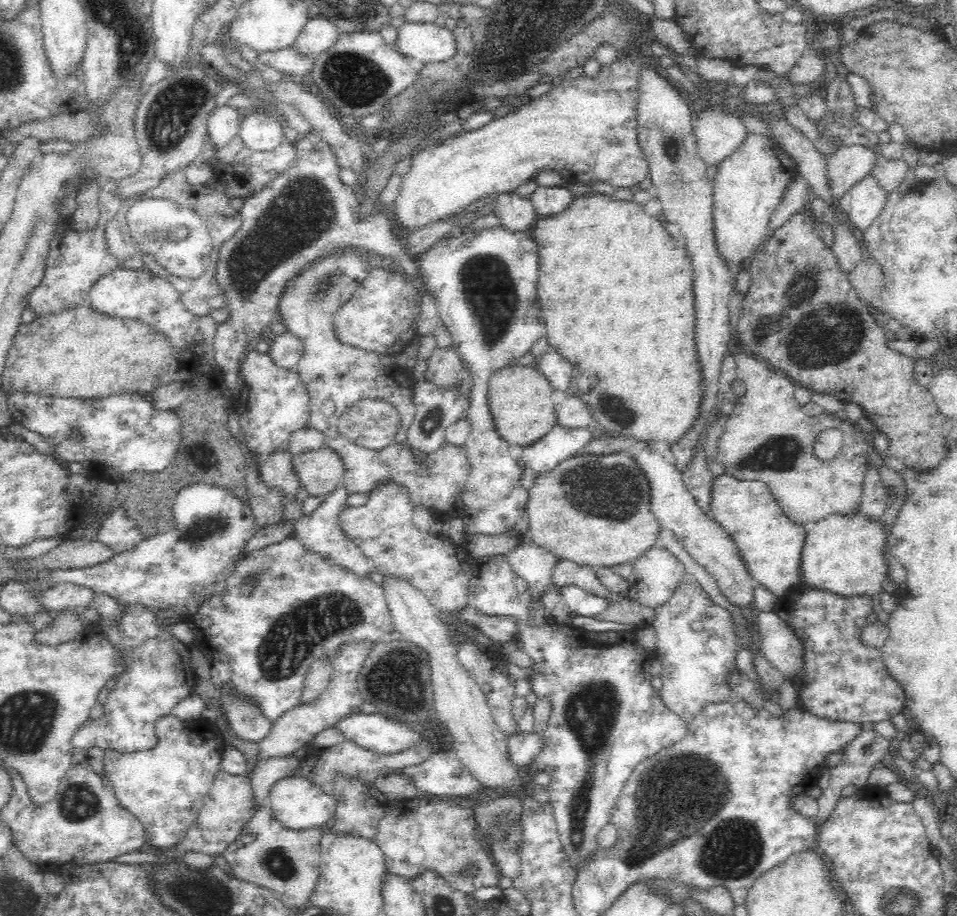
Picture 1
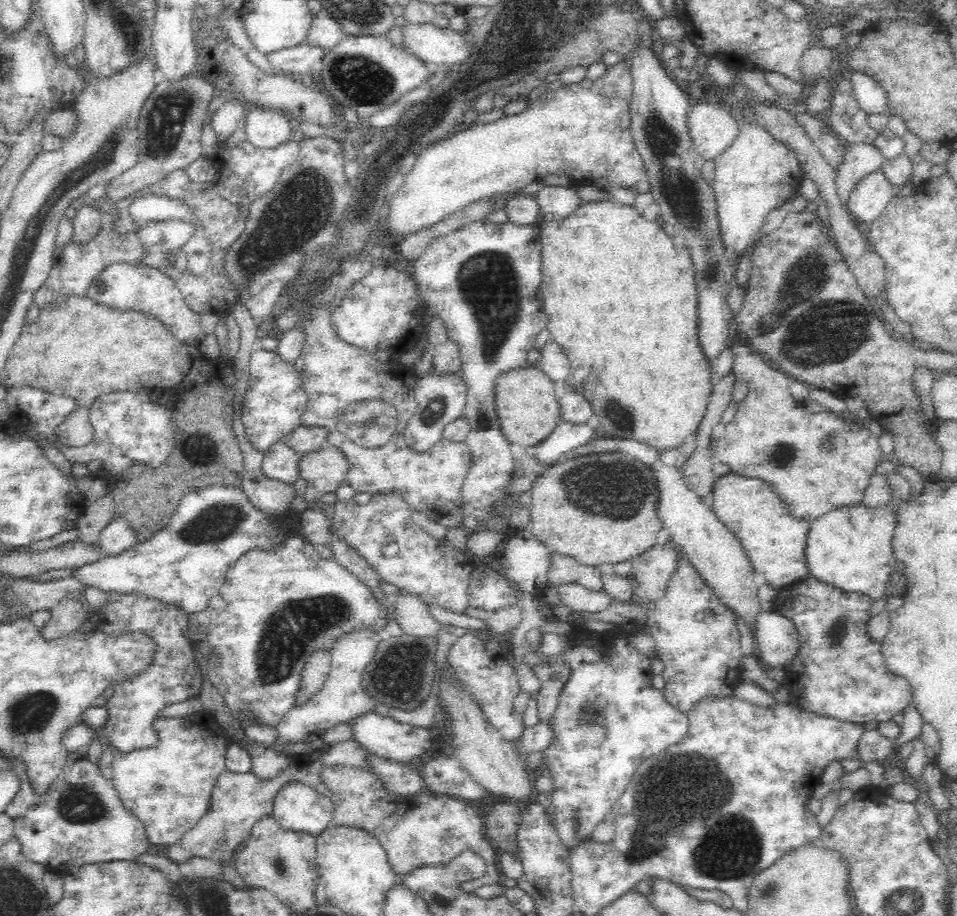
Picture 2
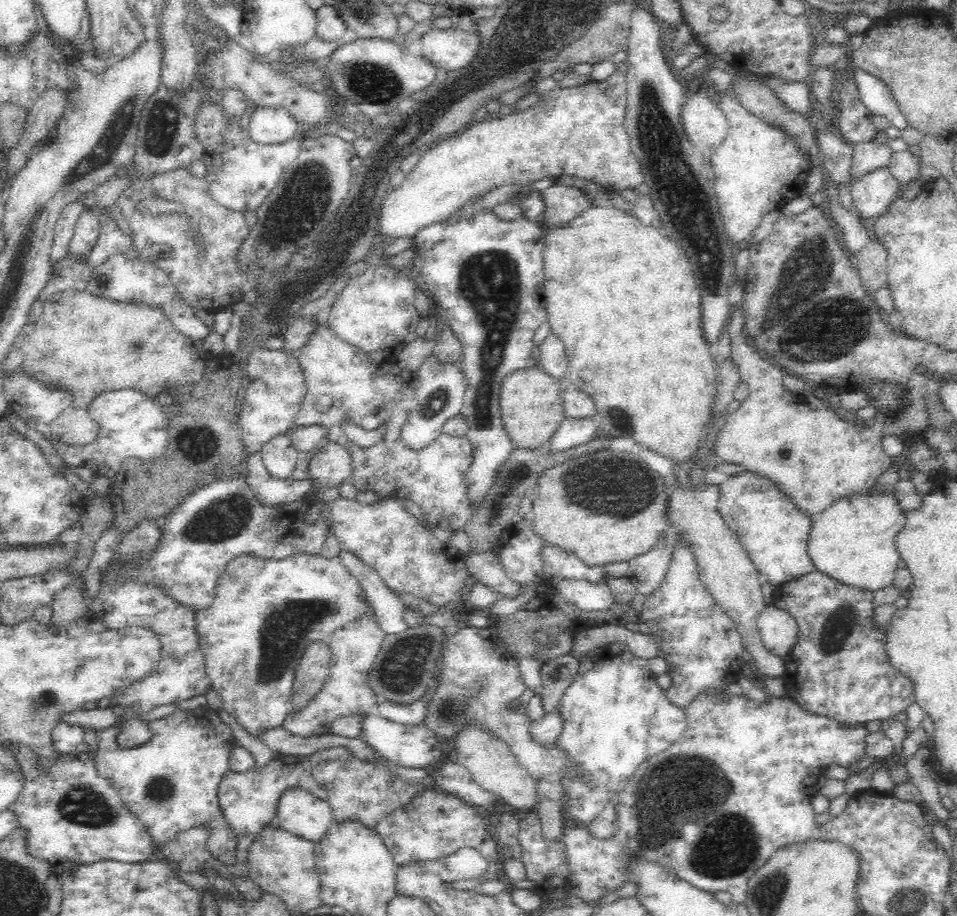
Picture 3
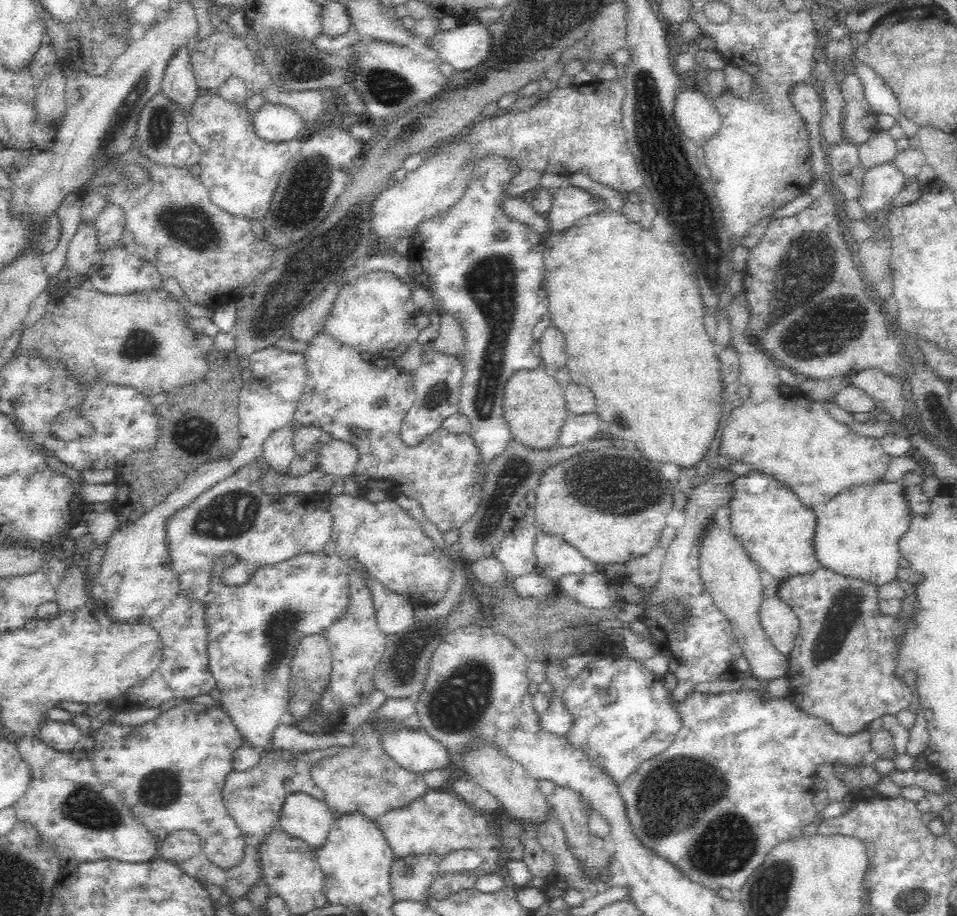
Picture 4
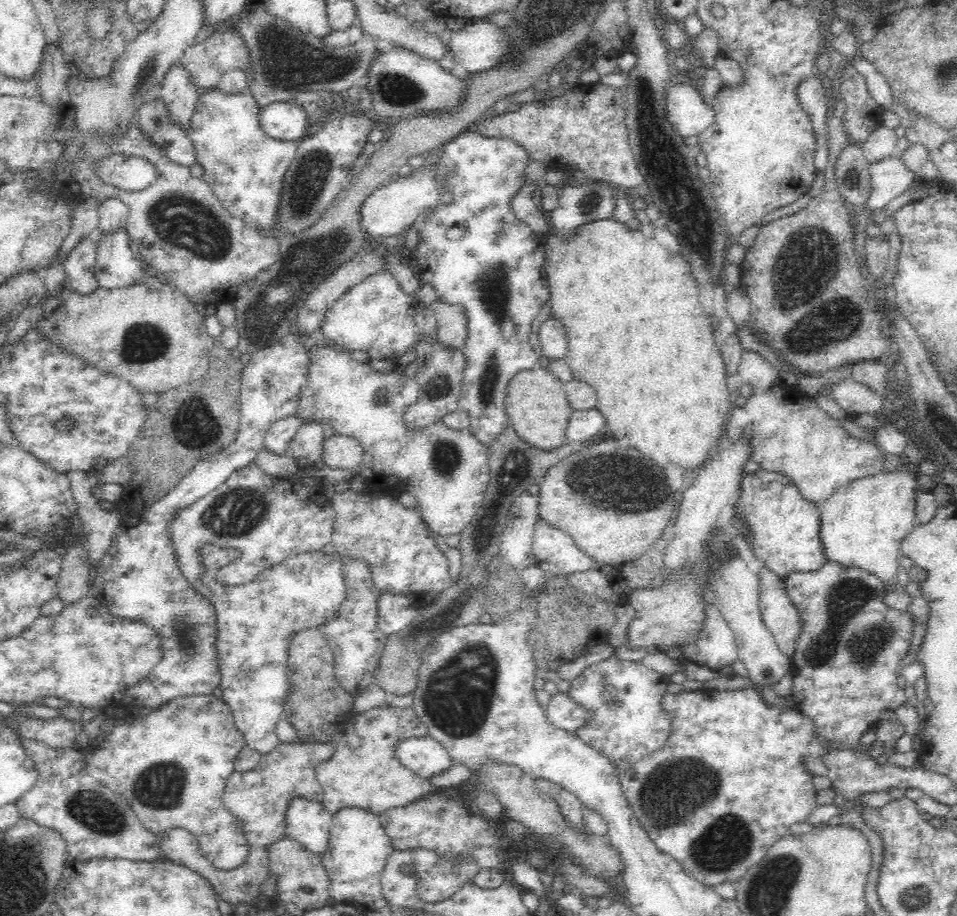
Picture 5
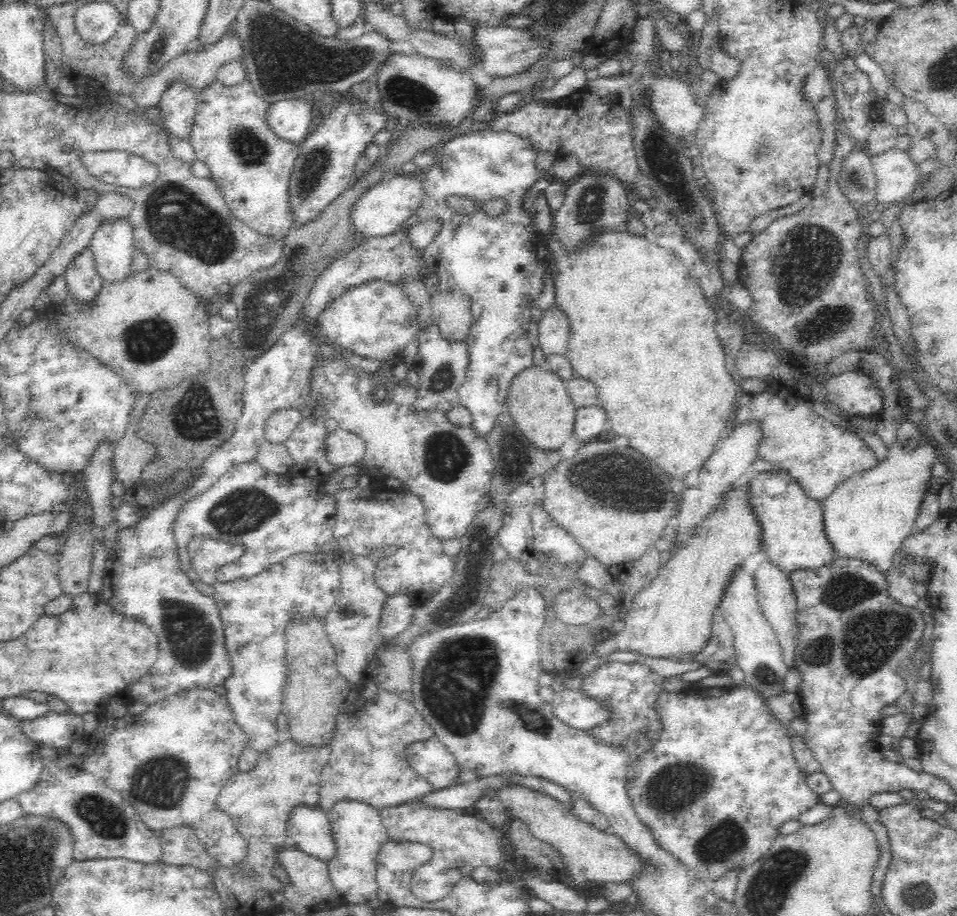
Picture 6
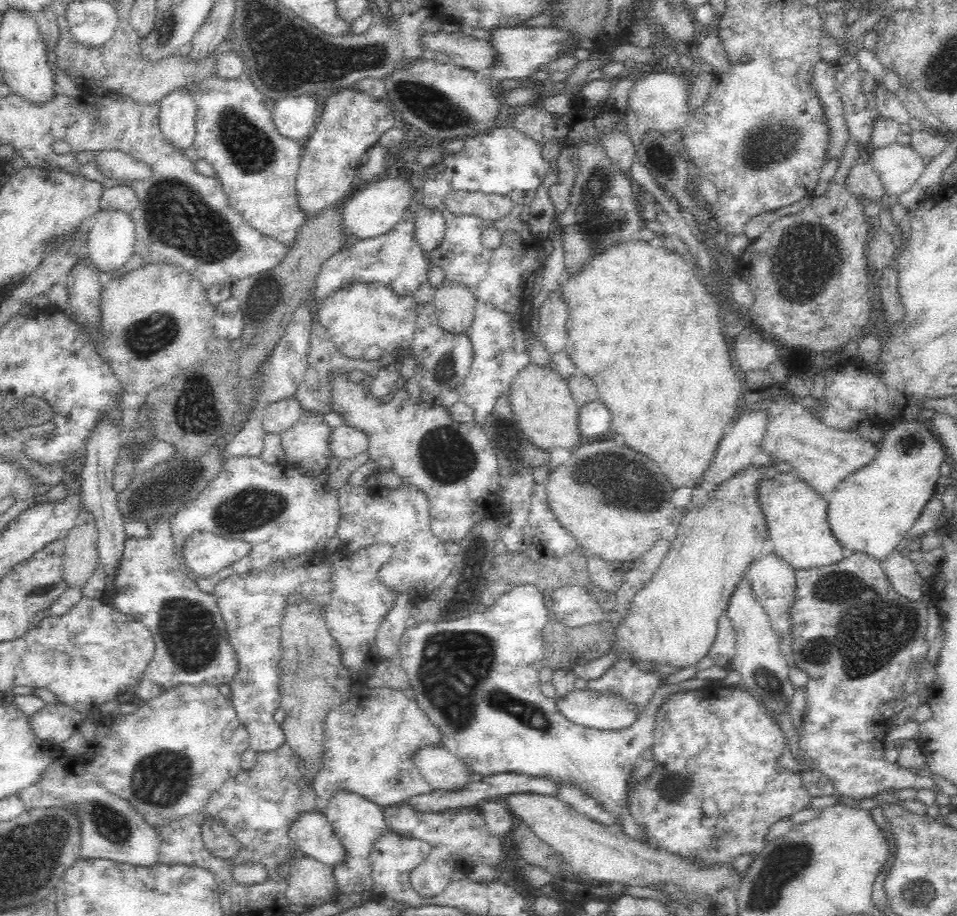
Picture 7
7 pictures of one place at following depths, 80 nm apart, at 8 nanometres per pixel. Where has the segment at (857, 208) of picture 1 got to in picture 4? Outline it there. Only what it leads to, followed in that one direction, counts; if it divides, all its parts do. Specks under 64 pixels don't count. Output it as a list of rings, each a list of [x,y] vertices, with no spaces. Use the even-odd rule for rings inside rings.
[[[893,160],[876,164],[867,168],[858,201],[868,214],[887,208],[898,192],[911,181]]]

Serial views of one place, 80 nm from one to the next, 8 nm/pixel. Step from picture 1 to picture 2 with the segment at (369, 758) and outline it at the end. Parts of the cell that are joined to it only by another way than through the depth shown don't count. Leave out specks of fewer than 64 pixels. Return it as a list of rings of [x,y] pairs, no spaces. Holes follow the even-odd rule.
[[[354,738],[347,741],[341,741],[333,744],[330,748],[317,751],[307,755],[286,755],[286,766],[280,768],[276,774],[260,778],[252,771],[244,773],[234,773],[228,770],[220,774],[218,782],[213,790],[214,804],[213,811],[204,815],[196,826],[193,826],[188,832],[180,836],[177,842],[167,845],[167,858],[179,864],[184,862],[188,864],[192,858],[208,858],[221,866],[232,866],[235,869],[237,865],[237,854],[243,848],[243,842],[252,834],[252,829],[259,824],[263,818],[273,816],[273,806],[275,798],[279,795],[287,784],[300,783],[308,786],[318,795],[329,797],[330,790],[324,786],[324,783],[318,779],[318,770],[326,764],[346,764],[348,766],[368,765],[362,759],[363,748],[355,742]],[[220,836],[225,836],[227,843],[223,844],[221,851],[216,849],[216,840]]]

